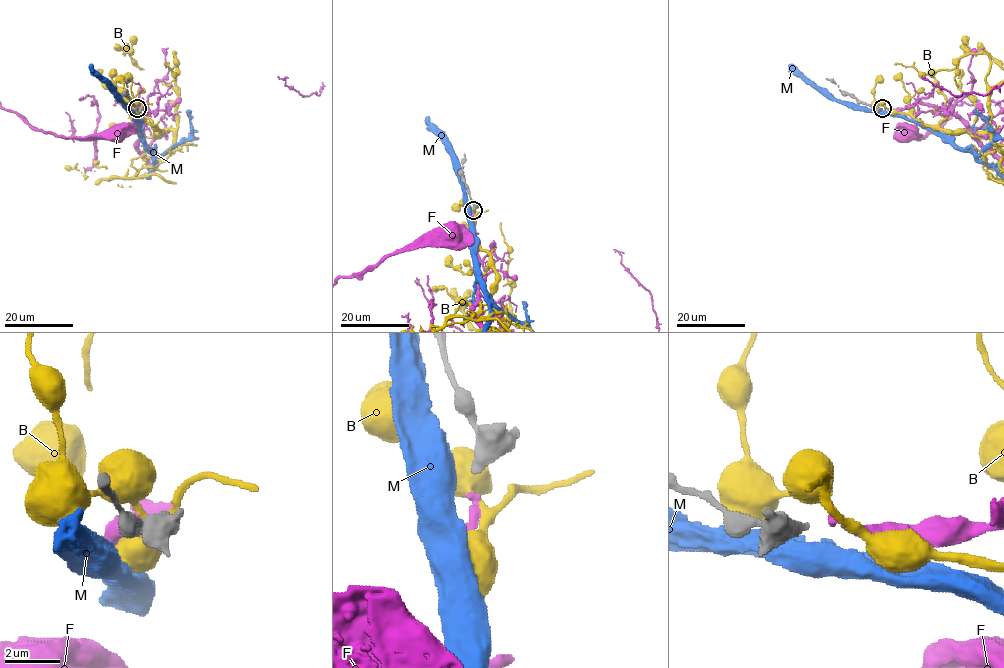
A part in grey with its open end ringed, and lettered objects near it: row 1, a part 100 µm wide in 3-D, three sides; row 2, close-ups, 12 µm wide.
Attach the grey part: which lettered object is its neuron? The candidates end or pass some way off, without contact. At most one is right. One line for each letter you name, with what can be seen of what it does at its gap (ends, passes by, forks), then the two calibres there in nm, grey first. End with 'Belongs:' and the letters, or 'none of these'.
F: It ends there. Thickness 440 nm (grey) against 240 nm
Belongs: F

